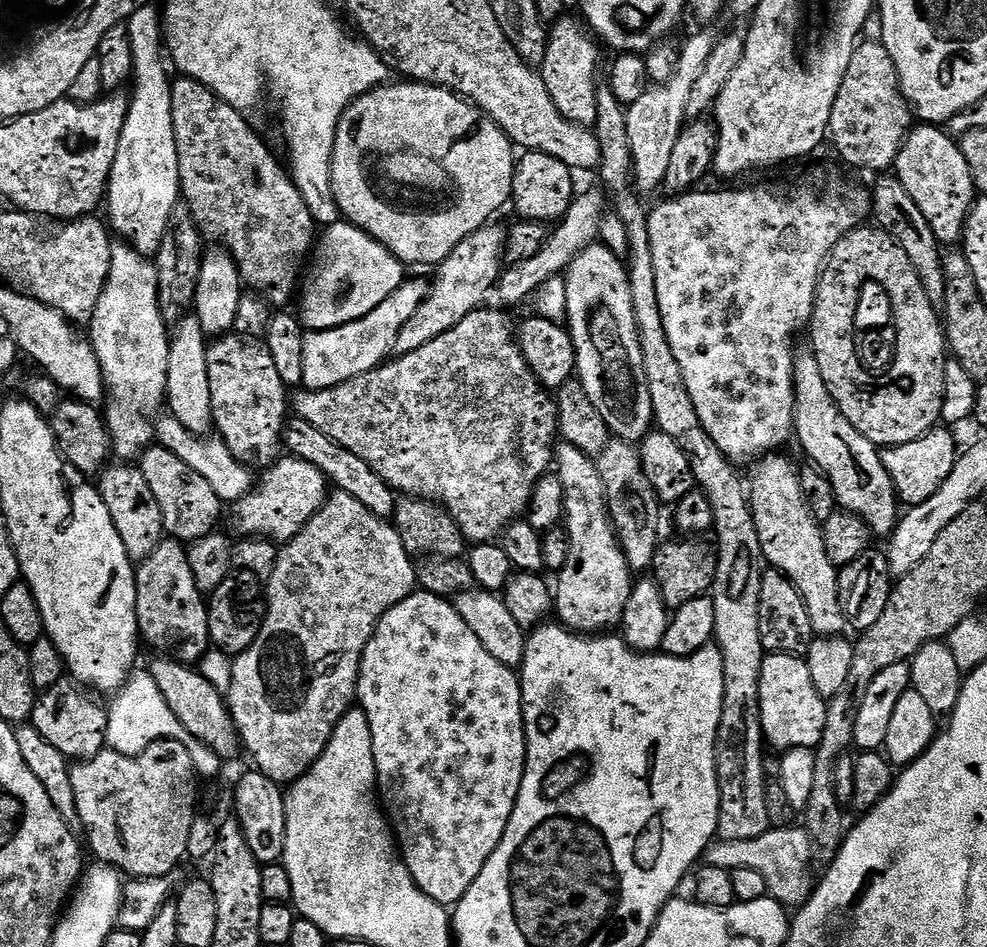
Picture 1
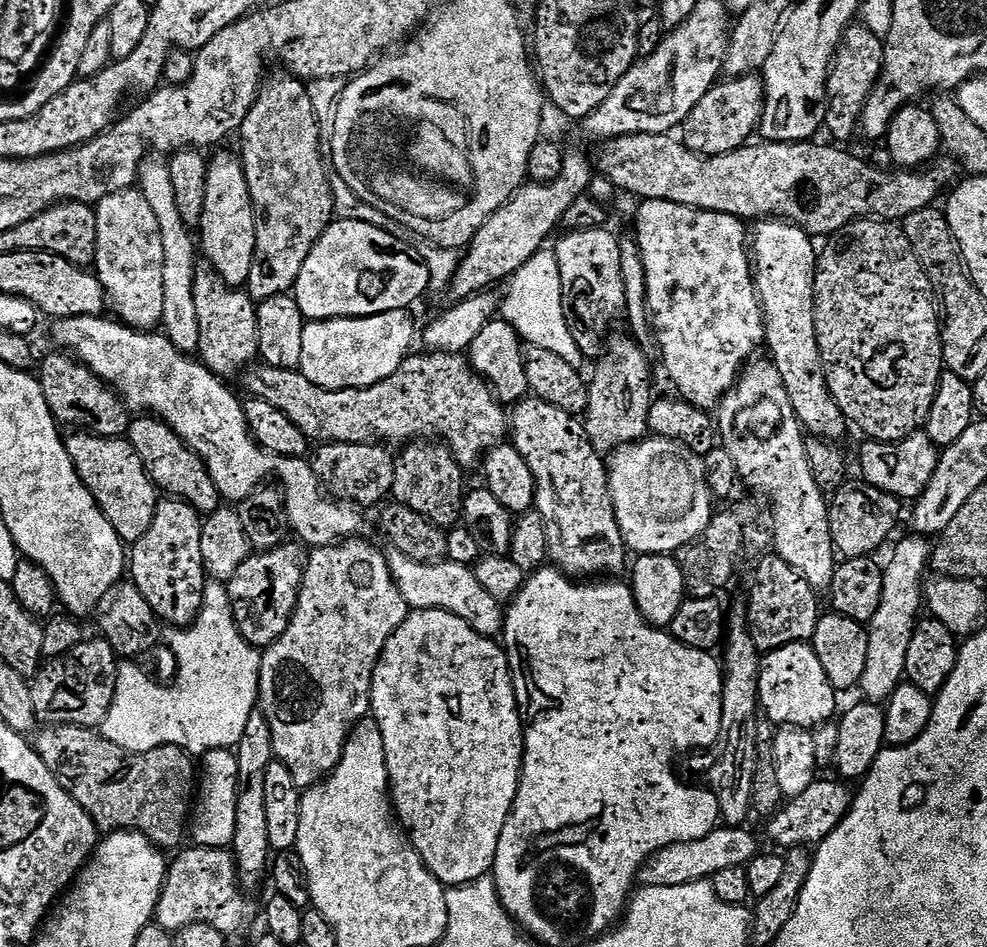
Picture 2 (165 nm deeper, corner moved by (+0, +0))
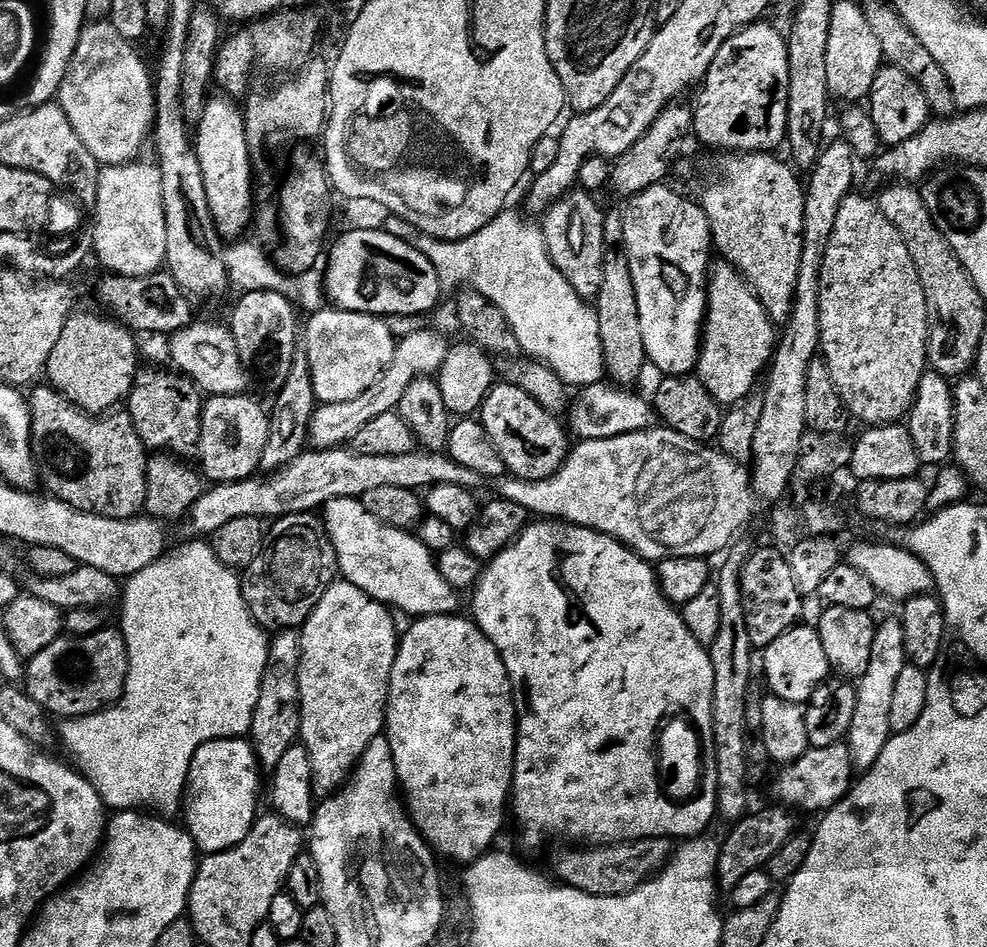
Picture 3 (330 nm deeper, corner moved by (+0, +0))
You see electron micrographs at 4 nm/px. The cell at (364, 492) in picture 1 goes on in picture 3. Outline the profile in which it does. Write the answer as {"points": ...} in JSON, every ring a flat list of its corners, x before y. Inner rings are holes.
{"points":[[250,394,209,397,205,403,200,435,200,466,207,481,228,483,251,479,260,468,269,442,271,415]]}

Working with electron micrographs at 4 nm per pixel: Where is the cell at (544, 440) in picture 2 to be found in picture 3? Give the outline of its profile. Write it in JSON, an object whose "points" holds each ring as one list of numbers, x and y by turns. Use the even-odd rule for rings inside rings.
{"points":[[505,382,493,387,482,407,484,429,498,454,502,454,505,469,524,480,553,476,564,465,570,451,570,436,565,425,556,420,557,417,544,409,526,390]]}

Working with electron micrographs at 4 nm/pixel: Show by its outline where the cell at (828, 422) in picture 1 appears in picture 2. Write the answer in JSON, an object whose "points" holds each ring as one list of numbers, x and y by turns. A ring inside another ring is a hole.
{"points":[[764,218,751,229,750,259,764,319,764,344,767,355,778,366,778,374,782,374,786,394,790,394,790,406,794,406,794,414,805,433,840,442,850,424,830,394,818,346,814,294,818,248,812,244,815,244,813,237,797,224]]}

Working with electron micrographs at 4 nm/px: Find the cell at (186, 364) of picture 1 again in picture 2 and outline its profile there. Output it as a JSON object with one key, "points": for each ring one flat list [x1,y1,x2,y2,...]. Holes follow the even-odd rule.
{"points":[[152,154,140,164,140,179,138,190,150,202,150,210,154,210,154,218,162,230,162,325,163,335,168,337,168,341,175,348,185,354,199,353,200,343,198,342,198,309,194,306,194,278,198,267,198,244,190,233,189,225,182,222,181,215,178,214,178,201,174,198,174,186,170,179,168,160,159,155]]}

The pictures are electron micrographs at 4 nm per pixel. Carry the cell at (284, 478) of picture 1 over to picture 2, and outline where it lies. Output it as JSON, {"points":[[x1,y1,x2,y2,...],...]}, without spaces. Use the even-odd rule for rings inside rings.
{"points":[[338,442,337,444,320,444,317,449,317,452,313,451,310,456,312,469,321,484,335,499,367,510,371,504,379,505,391,497,397,457,391,456,387,452,389,449,383,443]]}

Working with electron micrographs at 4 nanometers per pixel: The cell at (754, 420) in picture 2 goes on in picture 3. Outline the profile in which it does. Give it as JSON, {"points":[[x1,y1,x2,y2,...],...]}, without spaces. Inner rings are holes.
{"points":[[724,258,710,268,708,314,704,322,698,375,721,406,753,395,756,383,769,371,778,343,778,328,764,309,747,278]]}

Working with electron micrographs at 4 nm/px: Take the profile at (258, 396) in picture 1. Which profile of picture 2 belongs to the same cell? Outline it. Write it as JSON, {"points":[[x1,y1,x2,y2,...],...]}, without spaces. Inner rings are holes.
{"points":[[210,266,197,267,194,278,194,306,198,309,198,359,215,376,239,377,249,366,257,363,258,346,258,304,248,296,247,291,231,288]]}

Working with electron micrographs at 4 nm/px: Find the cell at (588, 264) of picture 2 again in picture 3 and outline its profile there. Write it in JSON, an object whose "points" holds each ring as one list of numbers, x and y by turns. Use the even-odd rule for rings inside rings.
{"points":[[573,190,557,200,542,216,542,227,546,246,554,266,574,286,574,290,585,298,595,298,600,293,602,278,605,209,591,191]]}

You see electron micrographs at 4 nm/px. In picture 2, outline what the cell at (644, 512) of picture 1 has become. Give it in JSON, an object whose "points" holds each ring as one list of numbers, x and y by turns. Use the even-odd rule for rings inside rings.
{"points":[[613,335,602,355,595,361,596,369,588,380,588,409,583,414,584,429,590,442,601,454,611,454,623,444,635,444,649,435,648,419,654,399,652,393,652,368,648,365,649,353,641,348,631,335]]}

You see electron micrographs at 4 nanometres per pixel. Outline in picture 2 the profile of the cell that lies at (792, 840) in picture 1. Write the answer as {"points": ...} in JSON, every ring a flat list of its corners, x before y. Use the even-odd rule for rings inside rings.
{"points":[[718,826,706,838,694,842,678,842,658,850,640,865,639,883,645,888,650,886,686,886,690,882,711,880,718,870,726,866,744,866,756,857,758,845,756,836,747,832,744,826]]}

